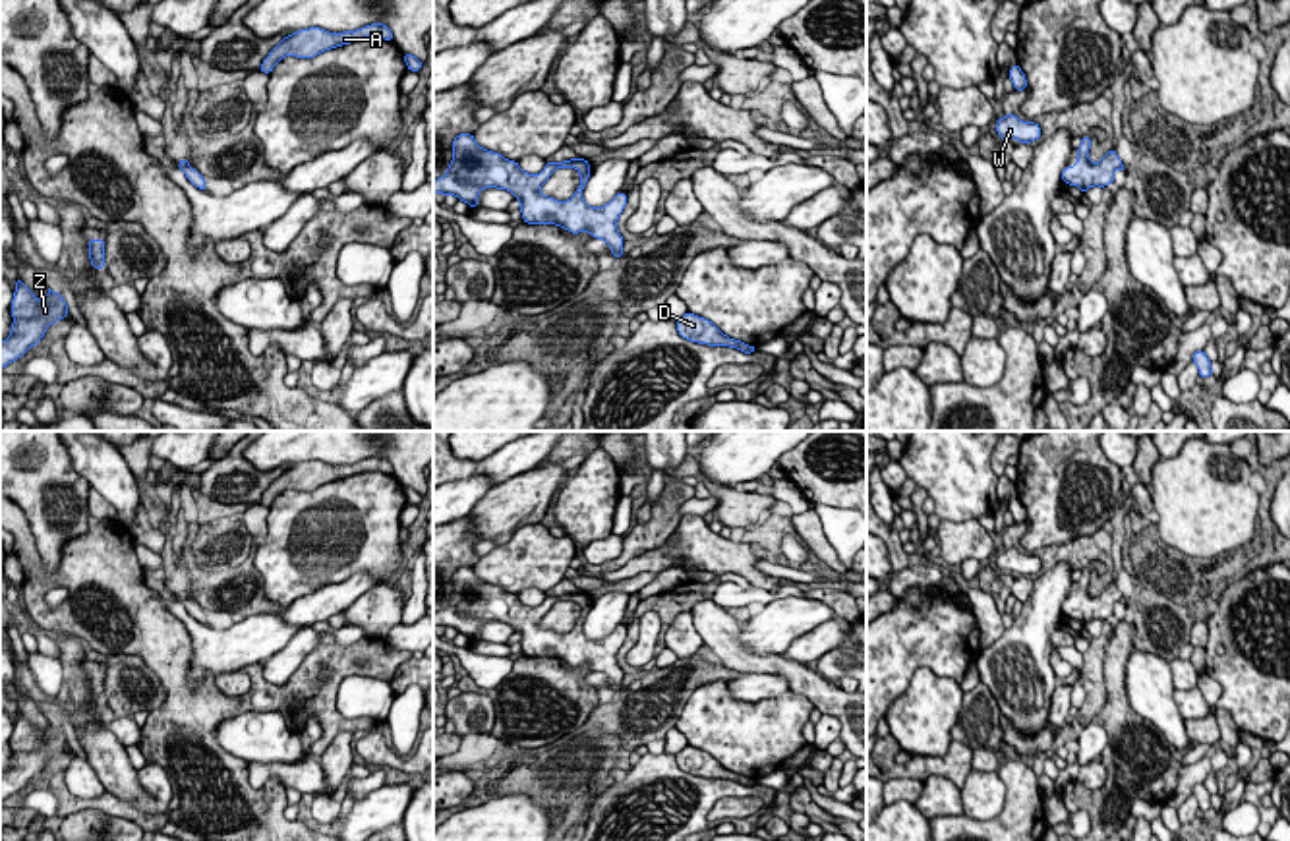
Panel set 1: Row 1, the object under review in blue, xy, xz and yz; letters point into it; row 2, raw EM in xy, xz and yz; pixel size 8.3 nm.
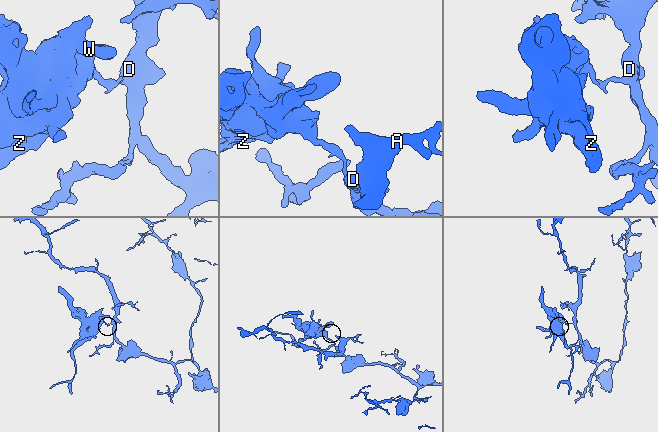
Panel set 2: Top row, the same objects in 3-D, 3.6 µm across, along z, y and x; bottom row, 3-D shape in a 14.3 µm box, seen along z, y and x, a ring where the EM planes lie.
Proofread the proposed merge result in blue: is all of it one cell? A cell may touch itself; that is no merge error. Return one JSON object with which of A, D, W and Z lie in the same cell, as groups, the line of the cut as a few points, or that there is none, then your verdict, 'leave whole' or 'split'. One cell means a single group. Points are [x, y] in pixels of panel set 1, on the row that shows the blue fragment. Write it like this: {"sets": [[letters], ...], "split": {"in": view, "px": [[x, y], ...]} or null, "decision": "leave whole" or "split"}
{"sets": [["A", "D"], ["W", "Z"]], "split": {"in": "xy", "px": [[188, 163], [178, 167]]}, "decision": "split"}

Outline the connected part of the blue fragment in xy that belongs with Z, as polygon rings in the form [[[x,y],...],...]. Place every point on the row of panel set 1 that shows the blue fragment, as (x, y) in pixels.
[[[19,278],[10,311],[14,323],[10,336],[0,342],[0,369],[23,358],[31,346],[39,344],[50,325],[68,317],[68,305],[60,292],[54,294],[48,288],[48,294],[37,300]]]

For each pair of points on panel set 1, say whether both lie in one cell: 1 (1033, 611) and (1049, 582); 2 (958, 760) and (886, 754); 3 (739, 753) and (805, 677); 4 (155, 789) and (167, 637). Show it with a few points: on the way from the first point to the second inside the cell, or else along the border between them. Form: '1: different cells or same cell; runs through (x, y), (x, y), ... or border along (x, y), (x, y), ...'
1: same cell; runs through (1041, 604), (1049, 590)
2: same cell; runs through (940, 766), (902, 768)
3: different cells; border along (790, 691), (801, 693), (815, 706)
4: different cells; border along (147, 762), (155, 762), (167, 774), (167, 809)

